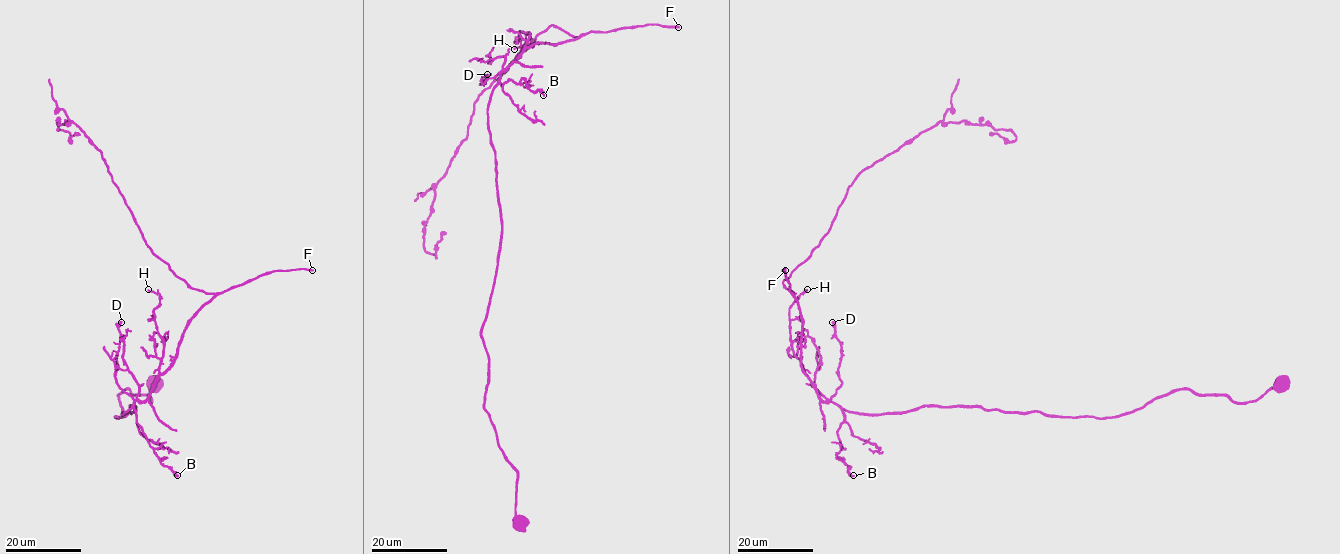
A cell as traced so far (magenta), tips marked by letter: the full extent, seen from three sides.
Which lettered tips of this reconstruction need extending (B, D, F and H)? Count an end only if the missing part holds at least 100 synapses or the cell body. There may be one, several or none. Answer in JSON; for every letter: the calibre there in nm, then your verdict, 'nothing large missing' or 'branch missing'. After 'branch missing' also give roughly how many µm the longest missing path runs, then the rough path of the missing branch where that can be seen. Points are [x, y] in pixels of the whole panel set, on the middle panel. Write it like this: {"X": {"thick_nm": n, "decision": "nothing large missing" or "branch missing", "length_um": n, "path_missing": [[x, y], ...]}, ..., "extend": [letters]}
{"B": {"thick_nm": 280, "decision": "nothing large missing"}, "D": {"thick_nm": 320, "decision": "nothing large missing"}, "F": {"thick_nm": 200, "decision": "branch missing", "length_um": 160}, "H": {"thick_nm": 100, "decision": "nothing large missing"}, "extend": ["F"]}

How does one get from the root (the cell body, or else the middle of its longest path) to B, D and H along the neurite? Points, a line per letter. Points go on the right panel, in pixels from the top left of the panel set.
B: (1281, 381), (1244, 402), (1175, 389), (1110, 418), (842, 408), (837, 457), (853, 475)
D: (1281, 381), (1244, 402), (1175, 389), (1110, 418), (938, 405), (860, 414), (830, 400), (842, 382), (832, 322)
H: (1281, 381), (1244, 402), (1175, 389), (1110, 418), (860, 414), (824, 401), (793, 353), (789, 308), (807, 289)

